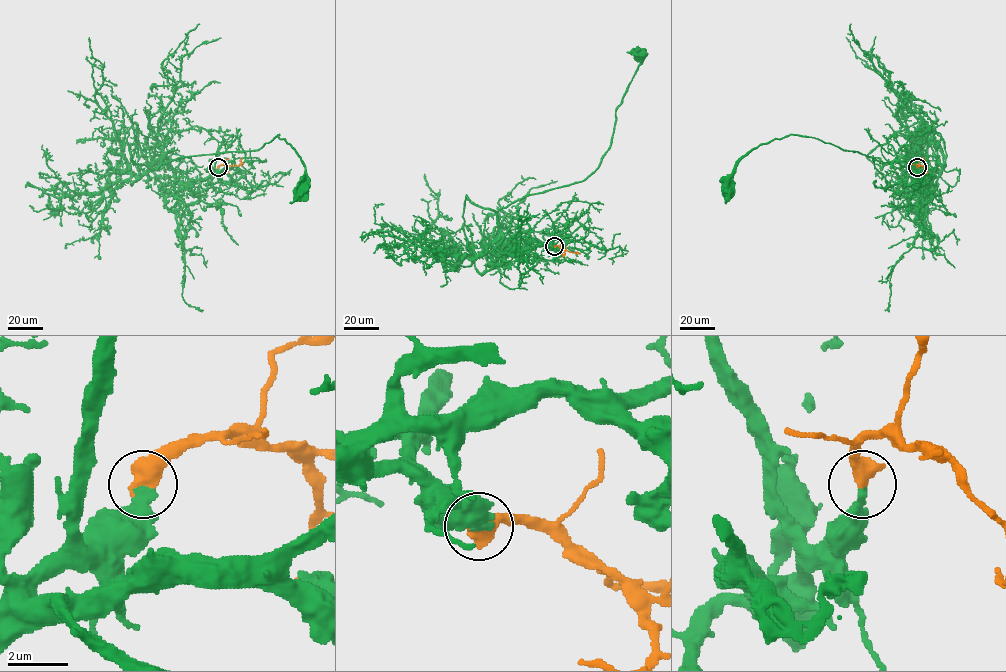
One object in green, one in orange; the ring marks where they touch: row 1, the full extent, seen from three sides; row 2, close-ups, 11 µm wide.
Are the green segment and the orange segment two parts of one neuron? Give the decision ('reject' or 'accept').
accept

